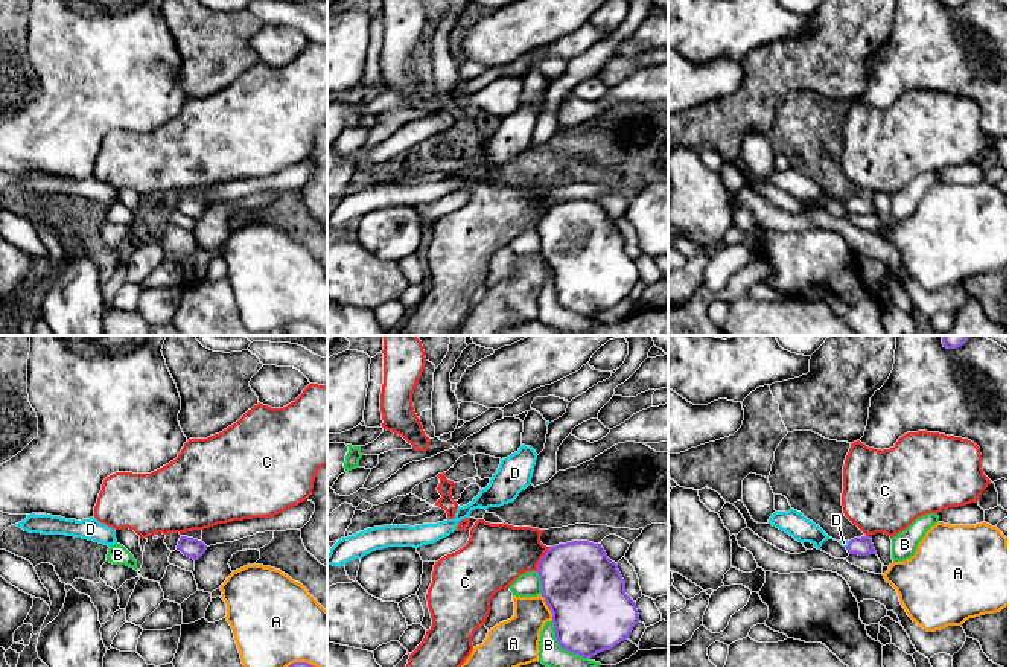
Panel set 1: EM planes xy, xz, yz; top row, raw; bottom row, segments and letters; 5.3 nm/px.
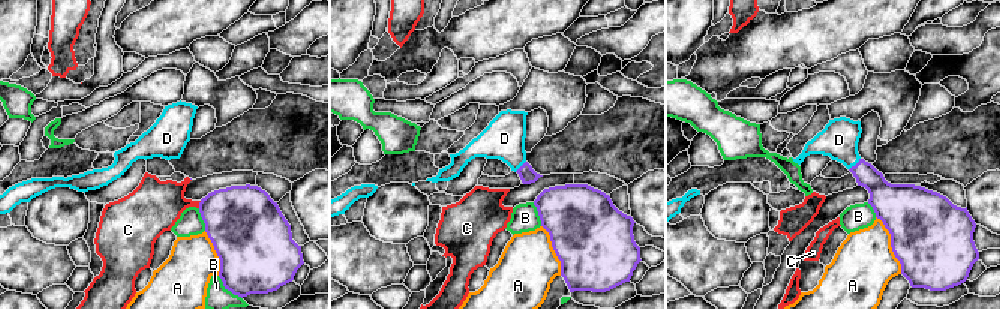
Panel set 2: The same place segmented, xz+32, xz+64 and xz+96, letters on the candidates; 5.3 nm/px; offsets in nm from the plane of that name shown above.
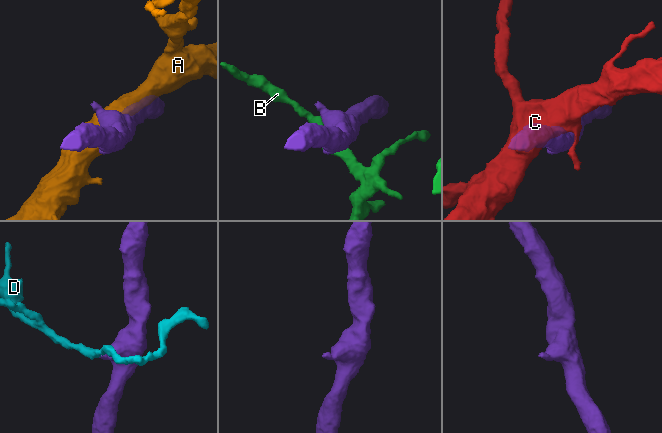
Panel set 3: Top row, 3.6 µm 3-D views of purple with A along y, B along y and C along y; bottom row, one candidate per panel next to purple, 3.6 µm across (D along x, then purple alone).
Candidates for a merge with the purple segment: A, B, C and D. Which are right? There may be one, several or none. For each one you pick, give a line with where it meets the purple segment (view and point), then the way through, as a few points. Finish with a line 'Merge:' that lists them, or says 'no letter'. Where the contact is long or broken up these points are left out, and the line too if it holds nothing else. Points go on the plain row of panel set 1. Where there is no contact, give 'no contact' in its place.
D: yz (848, 203) | across yz (863, 204), (848, 203), (843, 201)
Merge: D

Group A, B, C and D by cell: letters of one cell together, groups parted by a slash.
A / B / C / D

